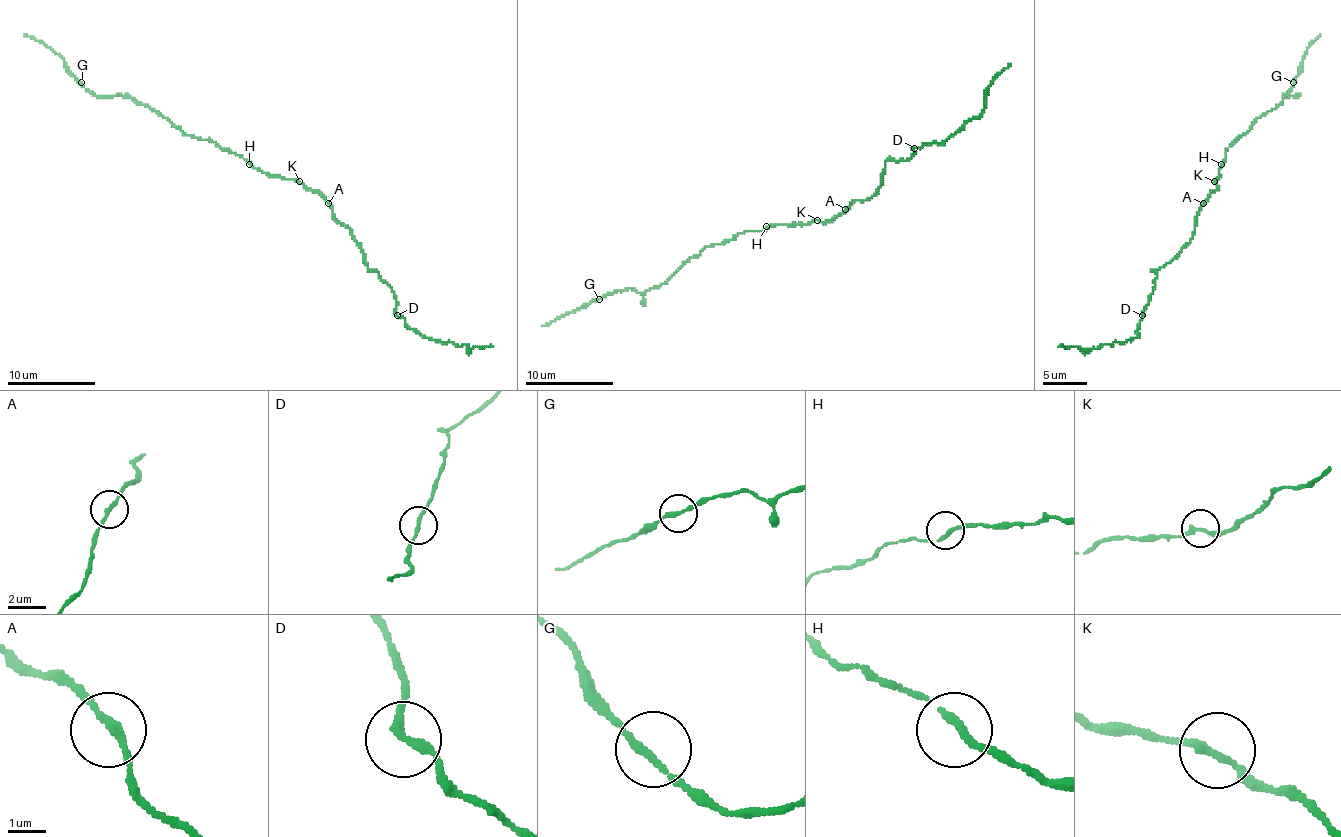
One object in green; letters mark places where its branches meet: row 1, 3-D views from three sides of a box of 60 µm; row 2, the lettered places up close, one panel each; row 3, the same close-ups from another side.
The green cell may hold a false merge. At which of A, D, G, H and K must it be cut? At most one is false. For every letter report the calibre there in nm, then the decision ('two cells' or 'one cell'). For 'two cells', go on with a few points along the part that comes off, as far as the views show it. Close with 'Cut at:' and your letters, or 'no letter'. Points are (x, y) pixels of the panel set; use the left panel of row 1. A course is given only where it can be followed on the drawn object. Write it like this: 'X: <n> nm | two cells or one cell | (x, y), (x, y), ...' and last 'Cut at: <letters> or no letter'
A: 180 nm | one cell
D: 190 nm | one cell
G: 180 nm | one cell
H: 190 nm | one cell
K: 190 nm | one cell
Cut at: no letter

